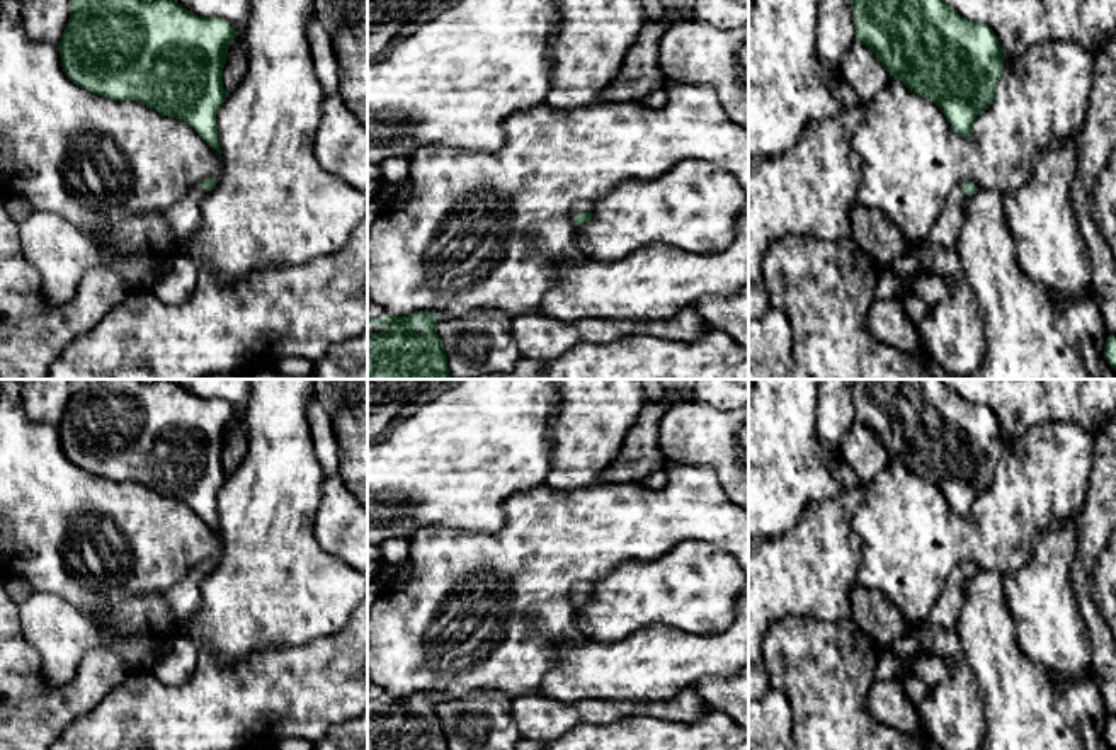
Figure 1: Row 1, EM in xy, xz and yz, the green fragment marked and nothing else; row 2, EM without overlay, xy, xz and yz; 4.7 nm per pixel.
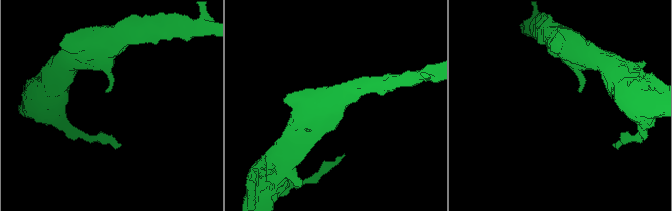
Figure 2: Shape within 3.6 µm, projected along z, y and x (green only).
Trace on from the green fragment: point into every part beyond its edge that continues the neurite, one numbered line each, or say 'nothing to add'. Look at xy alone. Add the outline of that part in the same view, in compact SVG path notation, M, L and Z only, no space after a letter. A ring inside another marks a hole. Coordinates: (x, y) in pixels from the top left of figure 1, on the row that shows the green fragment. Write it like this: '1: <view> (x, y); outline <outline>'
1: xy (184, 218); outline M194 187L180 201L162 213L165 221L168 223L177 253L182 252L184 245L201 228L201 202L209 192L211 190Z

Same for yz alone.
1: yz (945, 233); outline M956 185L948 196L948 202L931 228L929 235L924 240L908 243L907 250L897 260L888 264L886 269L891 274L912 276L920 270L920 257L917 255L920 248L932 245L944 250L956 250L958 236L965 223L966 199L968 196L961 185Z

